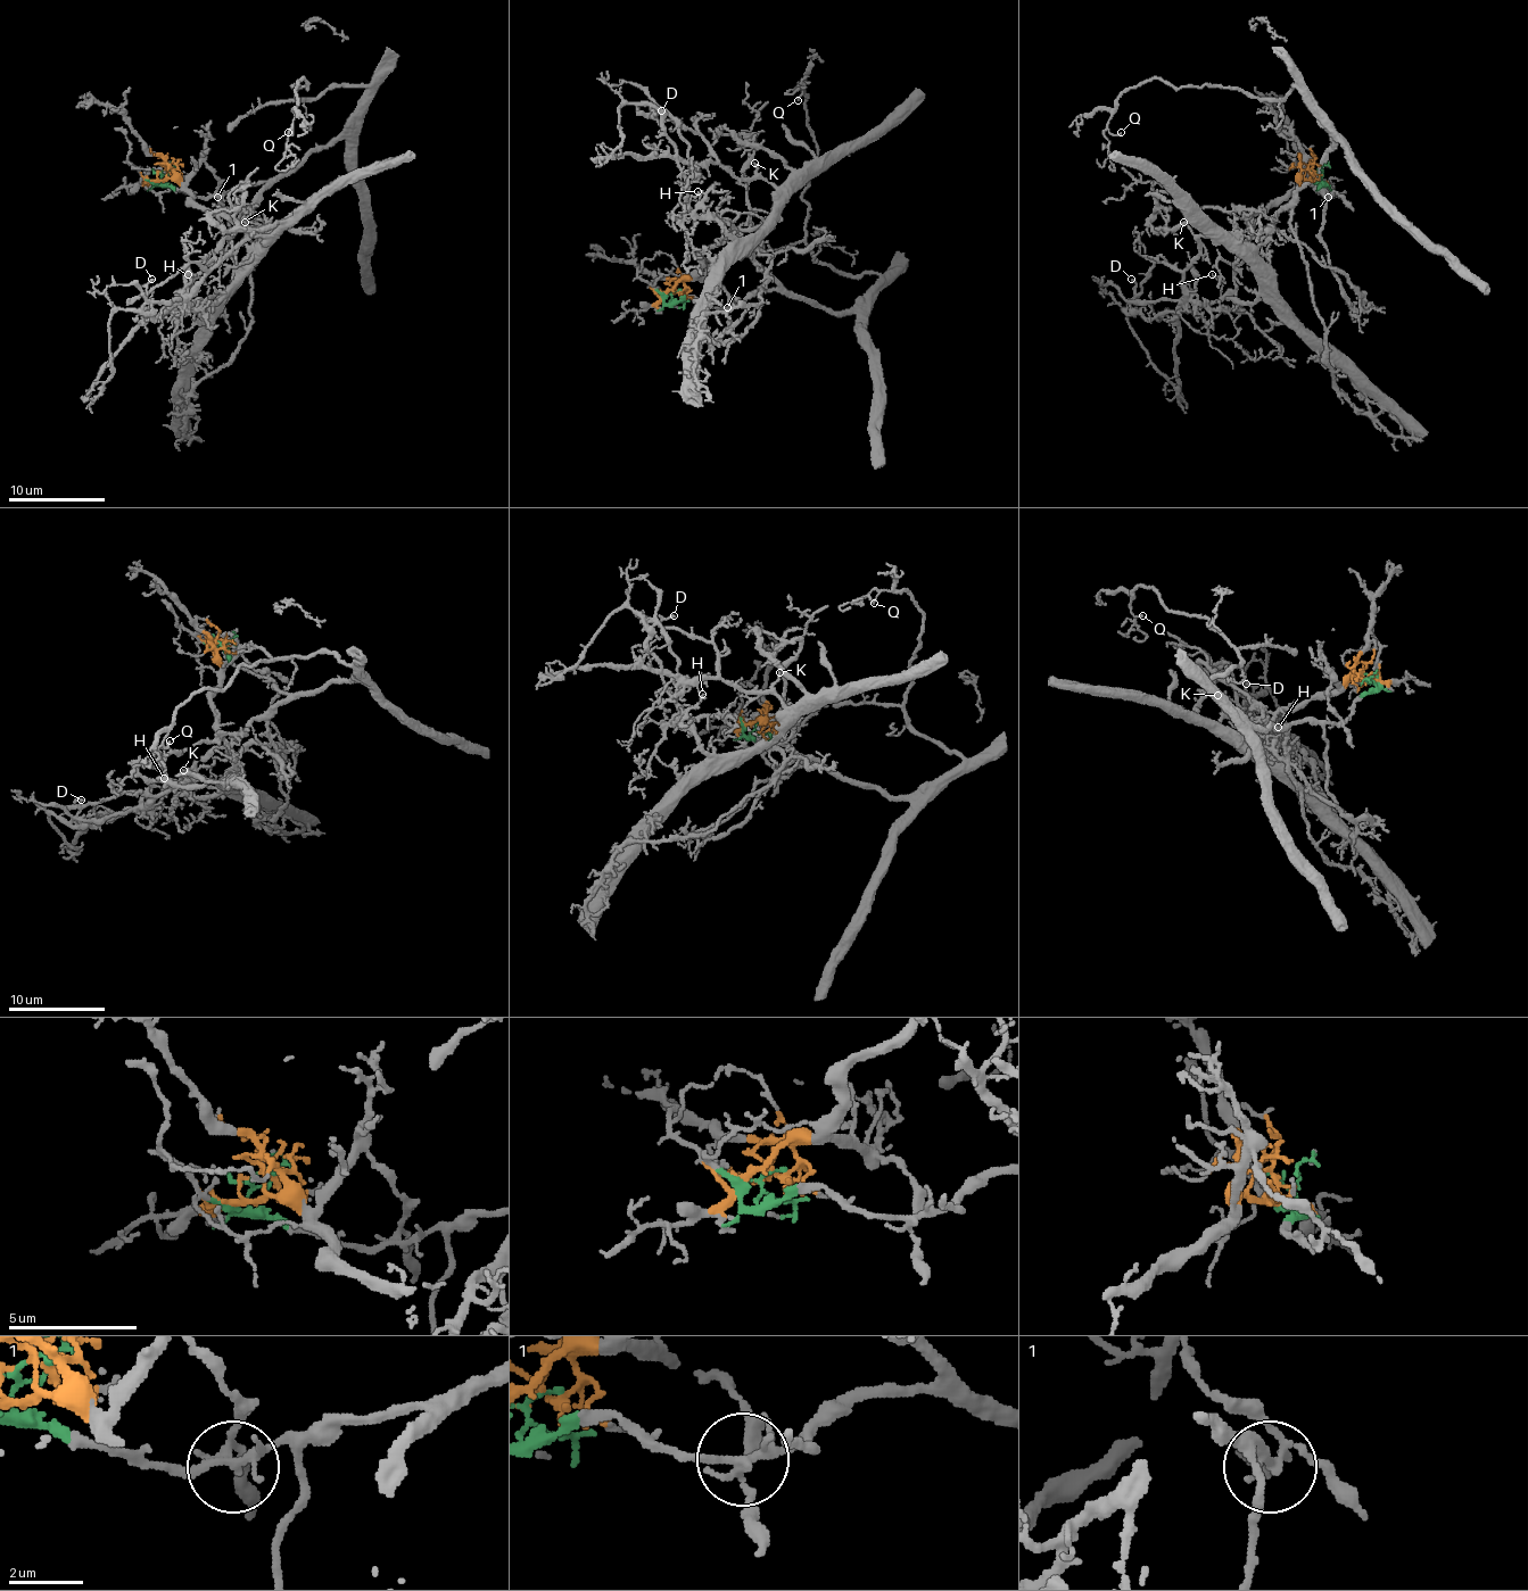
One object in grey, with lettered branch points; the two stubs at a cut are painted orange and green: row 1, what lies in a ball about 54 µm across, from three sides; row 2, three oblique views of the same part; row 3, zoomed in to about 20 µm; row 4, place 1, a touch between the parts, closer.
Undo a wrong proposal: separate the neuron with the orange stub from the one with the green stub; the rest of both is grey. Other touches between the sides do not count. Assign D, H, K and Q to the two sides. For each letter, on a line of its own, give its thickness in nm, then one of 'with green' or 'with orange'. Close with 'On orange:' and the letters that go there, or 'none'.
D: 100 nm | with orange
H: 120 nm | with green
K: 110 nm | with orange
Q: 110 nm | with green
On orange: D, K

